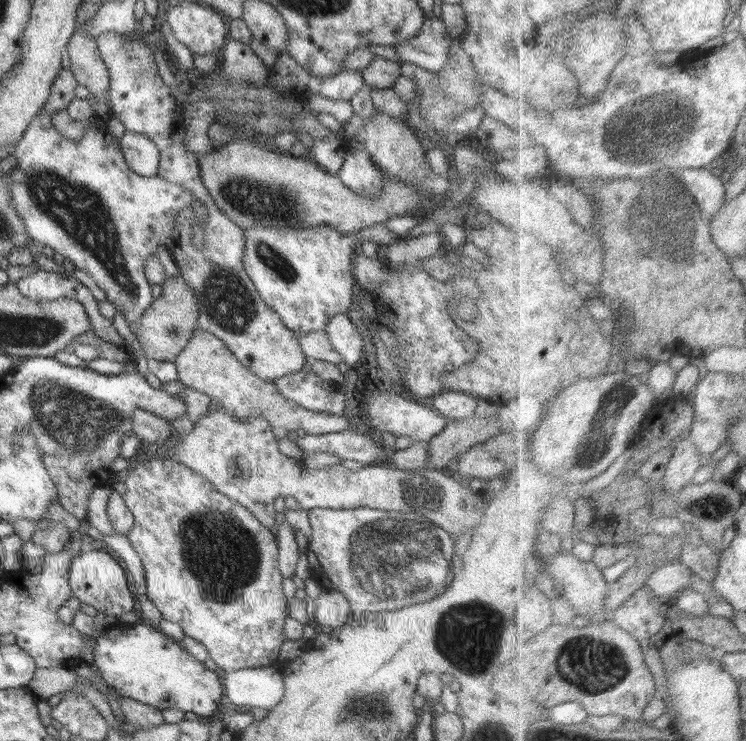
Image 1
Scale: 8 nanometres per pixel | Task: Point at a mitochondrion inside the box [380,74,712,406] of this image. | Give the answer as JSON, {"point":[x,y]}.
{"point":[635,142]}

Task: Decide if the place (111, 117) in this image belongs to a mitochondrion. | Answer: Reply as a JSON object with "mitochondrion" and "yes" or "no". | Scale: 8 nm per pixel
{"mitochondrion":"no"}

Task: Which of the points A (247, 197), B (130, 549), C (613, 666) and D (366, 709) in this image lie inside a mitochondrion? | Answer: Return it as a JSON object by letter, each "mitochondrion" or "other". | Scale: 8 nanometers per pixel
{"A":"mitochondrion","B":"other","C":"mitochondrion","D":"mitochondrion"}

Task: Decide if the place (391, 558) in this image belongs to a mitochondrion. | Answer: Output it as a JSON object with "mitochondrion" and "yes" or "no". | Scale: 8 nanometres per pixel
{"mitochondrion":"yes"}

